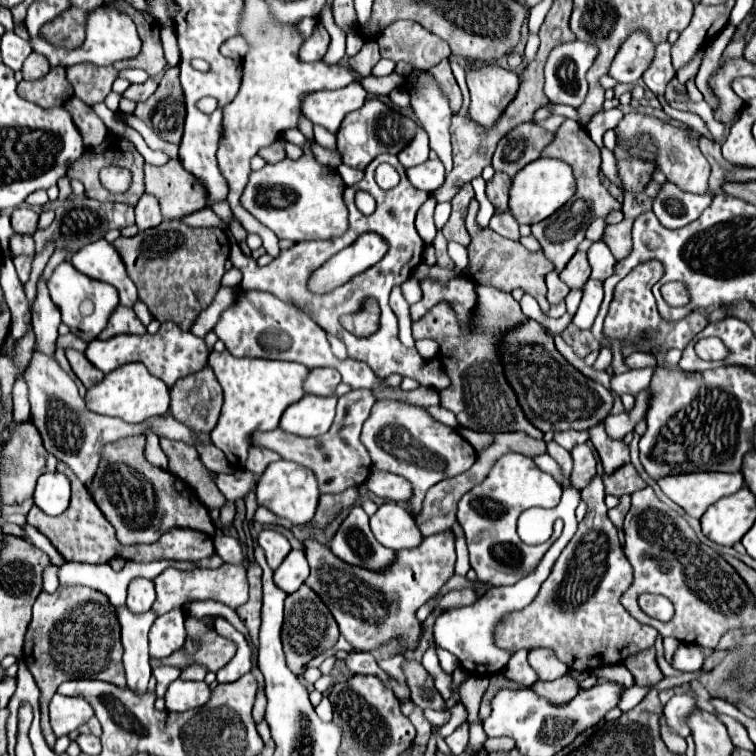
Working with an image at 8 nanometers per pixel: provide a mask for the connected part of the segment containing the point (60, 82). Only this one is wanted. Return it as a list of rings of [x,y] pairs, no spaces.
[[[52,67],[48,77],[40,81],[20,81],[18,83],[18,95],[40,105],[42,109],[52,109],[58,105],[64,105],[64,101],[70,99],[72,85],[66,79],[64,67]]]

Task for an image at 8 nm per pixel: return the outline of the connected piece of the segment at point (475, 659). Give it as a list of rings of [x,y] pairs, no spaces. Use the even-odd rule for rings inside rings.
[[[568,515],[562,521],[564,521],[562,535],[552,543],[552,547],[548,549],[548,553],[544,555],[544,559],[540,561],[540,565],[536,567],[534,573],[530,573],[528,577],[520,579],[520,583],[516,583],[516,585],[510,585],[510,587],[492,587],[476,603],[472,603],[468,607],[460,607],[460,609],[450,609],[450,611],[442,613],[436,619],[436,625],[434,625],[434,641],[436,641],[436,645],[442,647],[442,649],[446,649],[446,651],[450,651],[452,655],[456,655],[458,661],[460,661],[460,665],[462,665],[462,669],[468,671],[470,675],[492,675],[492,673],[498,673],[498,671],[502,671],[506,667],[510,655],[504,649],[498,649],[494,645],[494,641],[492,641],[492,629],[494,629],[496,621],[500,621],[500,617],[504,617],[510,611],[524,609],[536,597],[540,585],[550,575],[552,565],[558,559],[560,551],[566,547],[566,543],[576,533],[576,529],[568,529],[570,525],[574,525],[574,523],[570,523]]]

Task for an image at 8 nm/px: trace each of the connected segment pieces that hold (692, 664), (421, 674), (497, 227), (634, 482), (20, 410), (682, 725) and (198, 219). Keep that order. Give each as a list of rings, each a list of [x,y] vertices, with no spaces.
[[[680,643],[678,651],[674,653],[672,667],[680,671],[700,671],[704,665],[704,649],[700,645],[690,645],[690,643]]]
[[[404,661],[402,673],[410,687],[410,697],[420,709],[444,709],[444,699],[434,685],[434,677],[424,669],[420,661]]]
[[[510,211],[506,213],[496,213],[492,219],[490,219],[490,229],[494,229],[496,233],[508,237],[508,239],[518,239],[520,233],[518,233],[518,221],[514,219],[514,215]]]
[[[626,463],[624,467],[618,467],[616,473],[604,473],[602,481],[606,485],[606,493],[610,495],[624,495],[624,493],[634,493],[638,489],[644,489],[646,483],[638,475],[636,467],[632,463]]]
[[[22,371],[14,383],[14,421],[24,421],[28,415],[30,415],[28,385],[24,381],[24,371]]]
[[[674,695],[666,707],[664,707],[664,715],[666,715],[666,725],[676,731],[678,735],[686,737],[688,735],[688,725],[686,725],[686,717],[696,709],[694,699],[688,695]]]
[[[202,209],[200,213],[192,213],[182,219],[186,225],[192,227],[218,227],[218,229],[228,229],[228,223],[222,221],[212,209]]]

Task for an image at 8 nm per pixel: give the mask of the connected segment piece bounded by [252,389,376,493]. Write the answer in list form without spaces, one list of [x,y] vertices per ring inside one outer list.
[[[354,389],[338,399],[336,407],[336,419],[328,433],[312,439],[304,439],[292,433],[286,433],[282,429],[274,429],[268,433],[258,433],[252,441],[252,445],[260,445],[266,449],[272,449],[282,455],[282,459],[294,461],[302,467],[308,467],[316,473],[318,485],[322,493],[340,493],[352,485],[362,485],[370,473],[370,455],[366,447],[360,441],[360,431],[364,421],[370,415],[372,405],[376,403],[376,397],[370,389]]]

